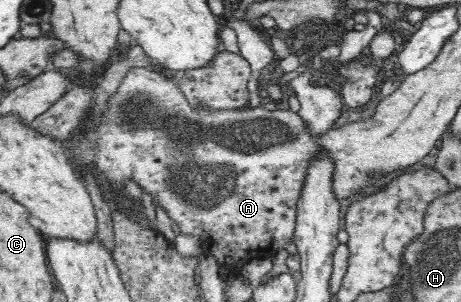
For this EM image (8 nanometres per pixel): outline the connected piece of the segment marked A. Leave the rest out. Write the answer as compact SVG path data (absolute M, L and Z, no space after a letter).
M132 67L128 69L128 75L123 77L124 81L120 83L118 92L111 98L111 106L103 118L103 123L100 128L94 128L94 125L88 123L85 130L75 132L71 139L62 142L63 149L69 155L72 165L75 164L79 169L84 169L90 166L92 171L99 169L106 175L106 179L124 183L125 179L134 179L138 182L142 189L148 190L152 194L154 204L161 205L164 208L170 219L173 221L175 229L180 229L182 232L194 234L198 240L202 241L204 251L210 255L214 255L218 259L218 265L222 269L224 278L229 278L230 274L235 274L236 269L242 269L243 262L248 258L258 256L266 257L284 247L284 240L293 236L295 209L300 199L300 187L304 183L304 175L306 175L306 165L310 161L310 157L314 155L314 143L306 133L304 133L304 122L300 120L298 113L292 113L290 110L277 110L268 112L263 106L258 106L254 101L251 105L241 109L232 109L232 111L196 111L186 98L182 96L182 92L178 90L178 86L172 79L160 76L160 73L154 72L150 68Z

